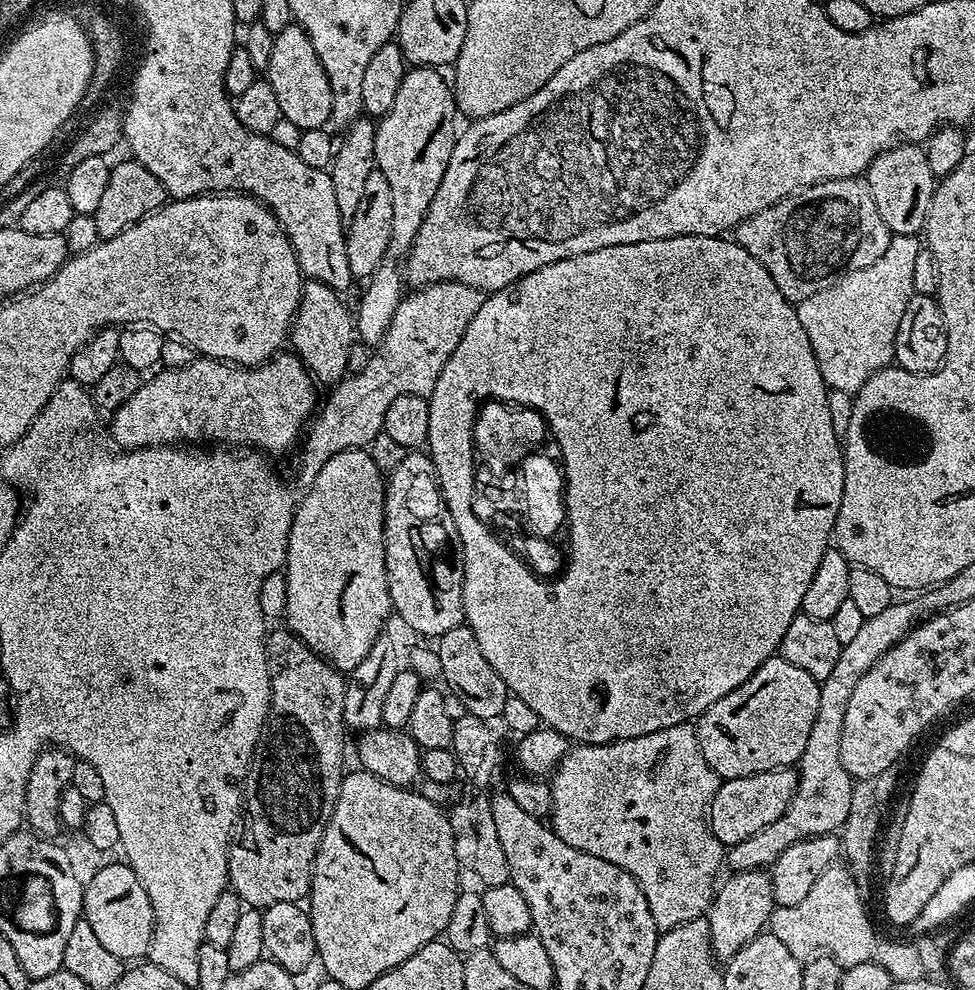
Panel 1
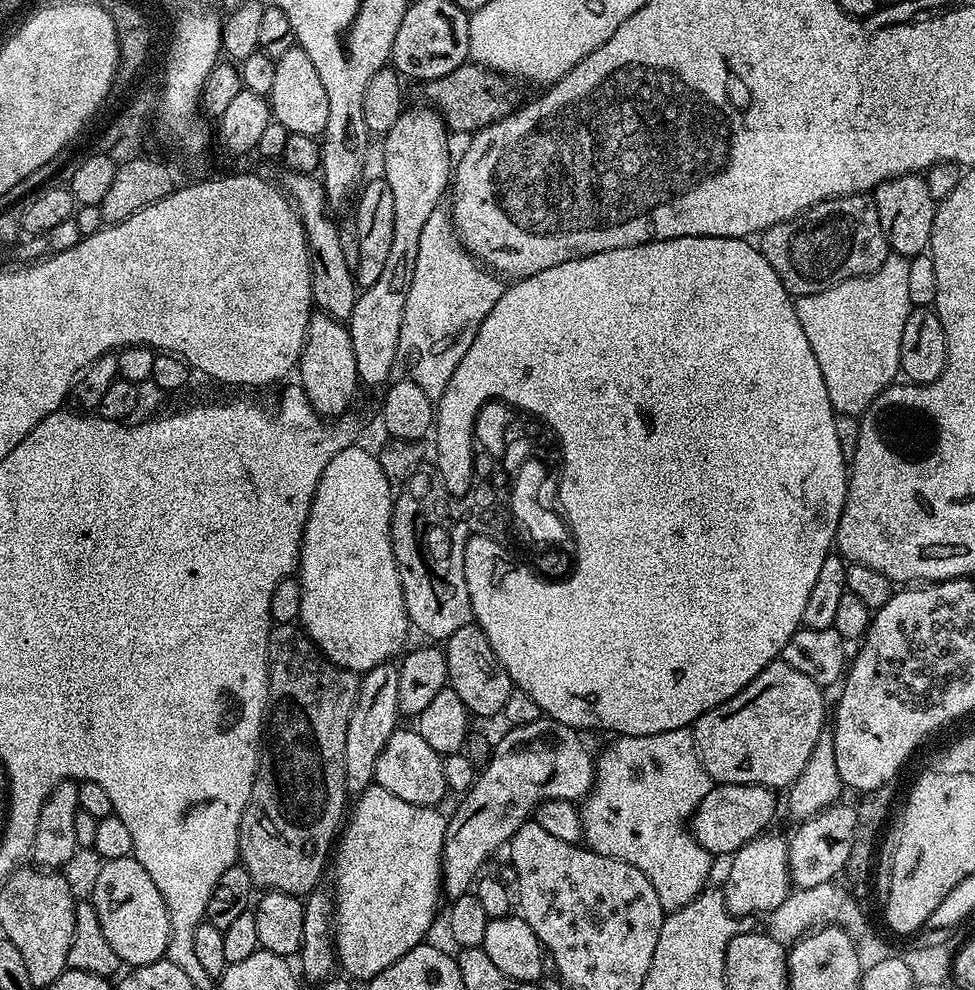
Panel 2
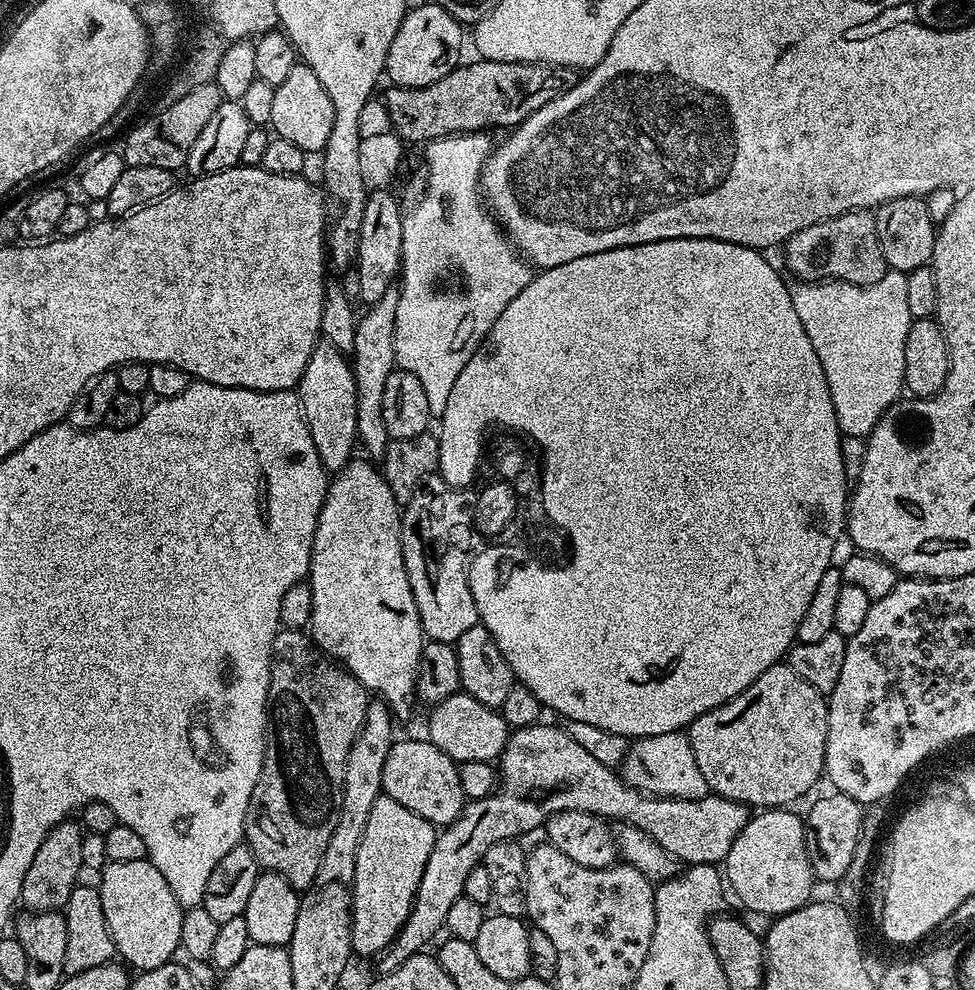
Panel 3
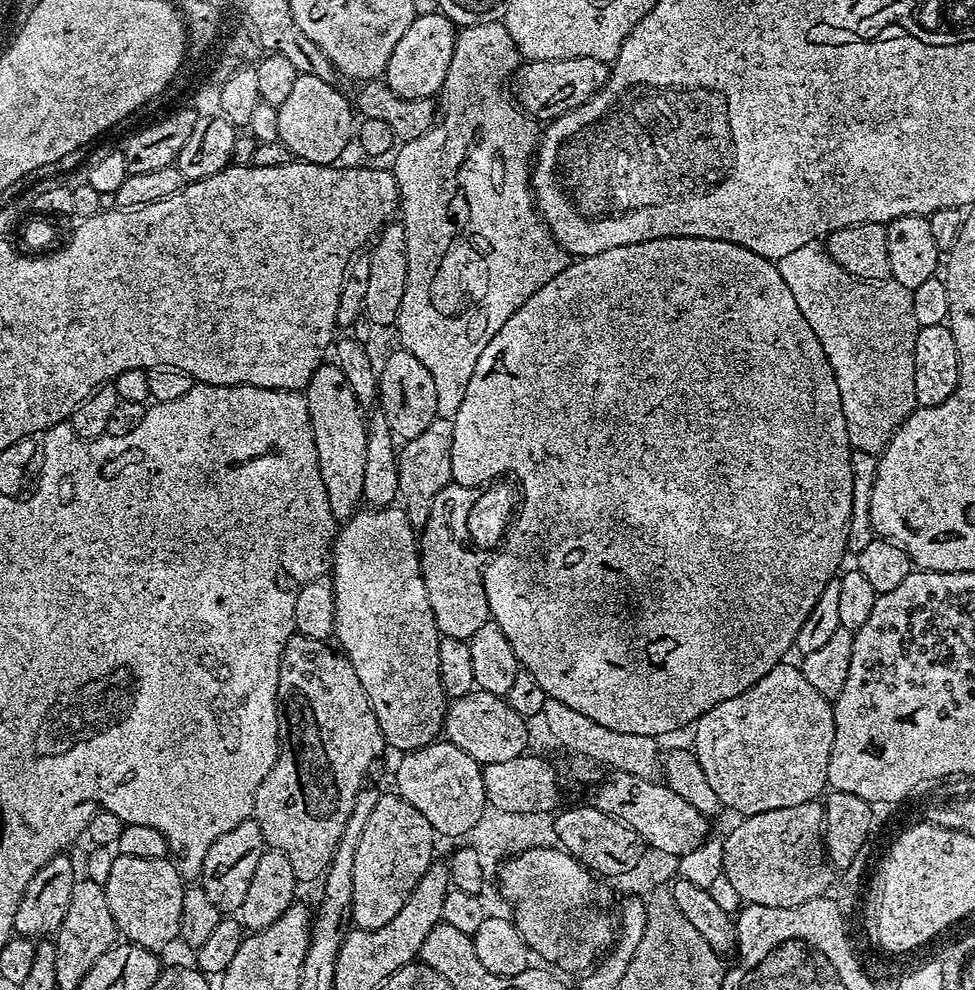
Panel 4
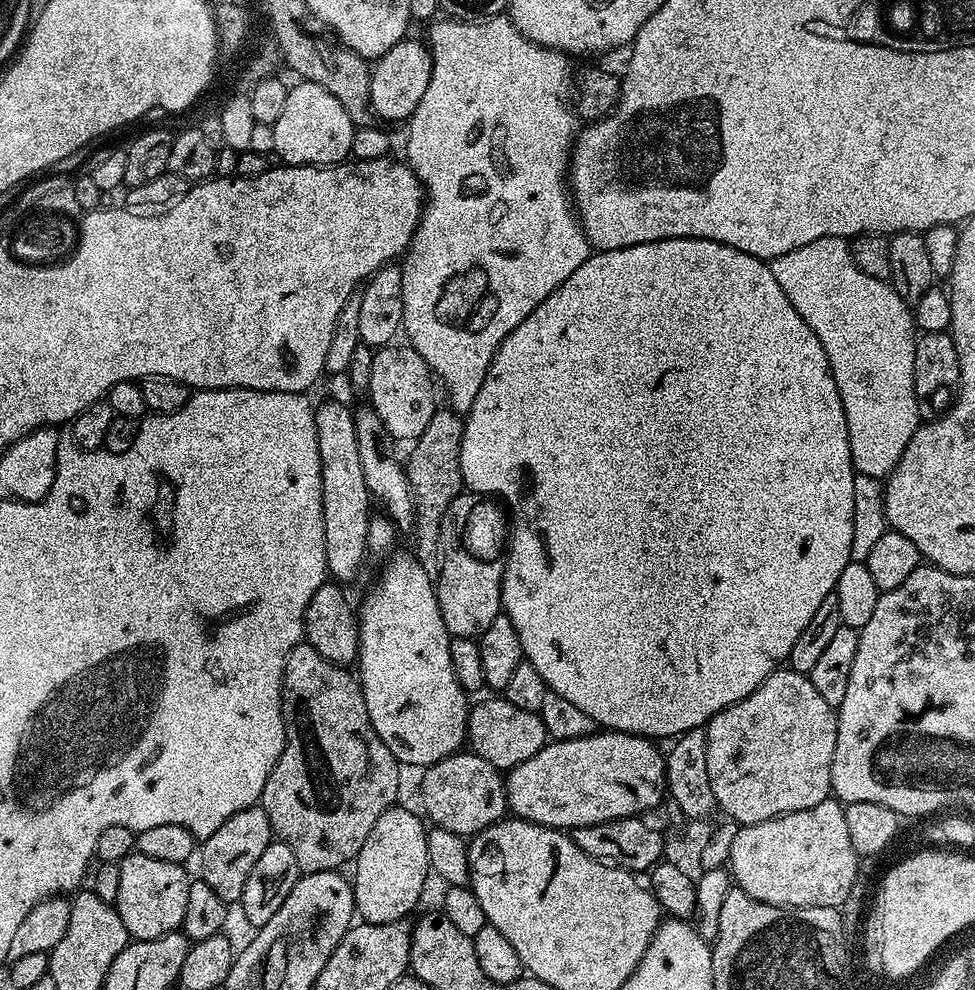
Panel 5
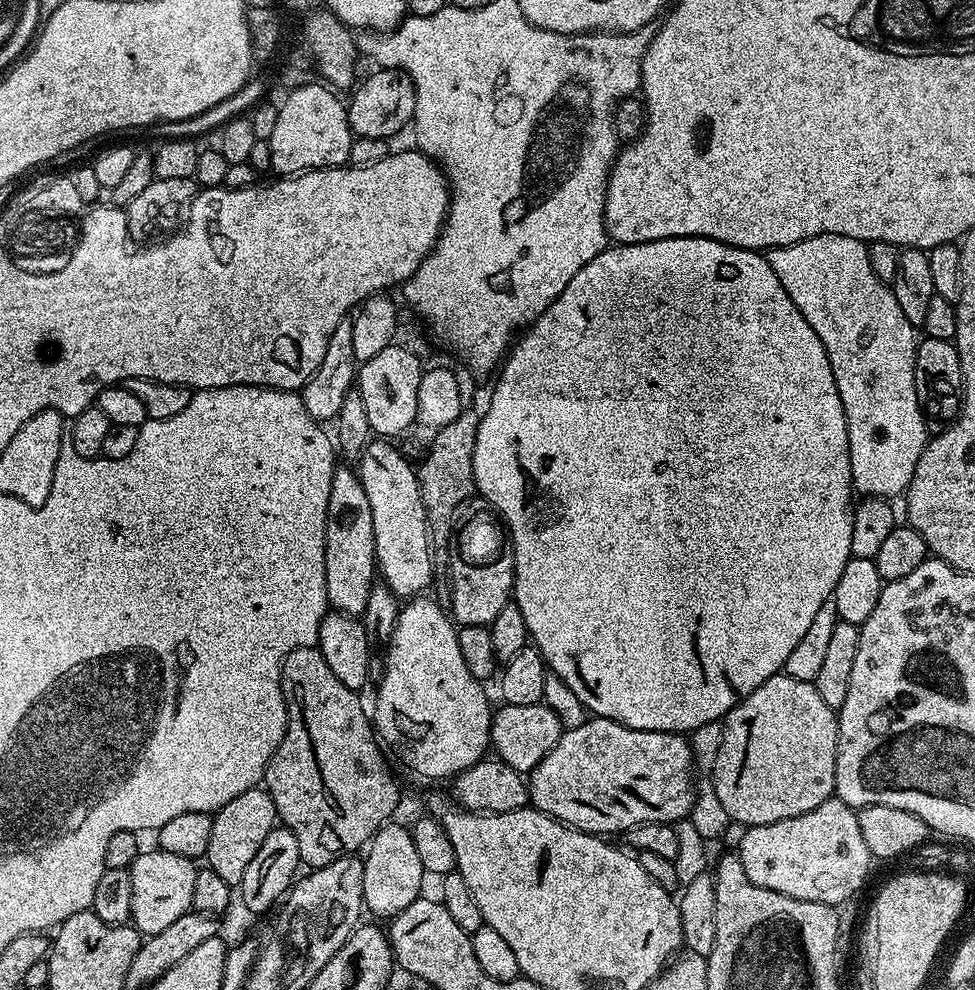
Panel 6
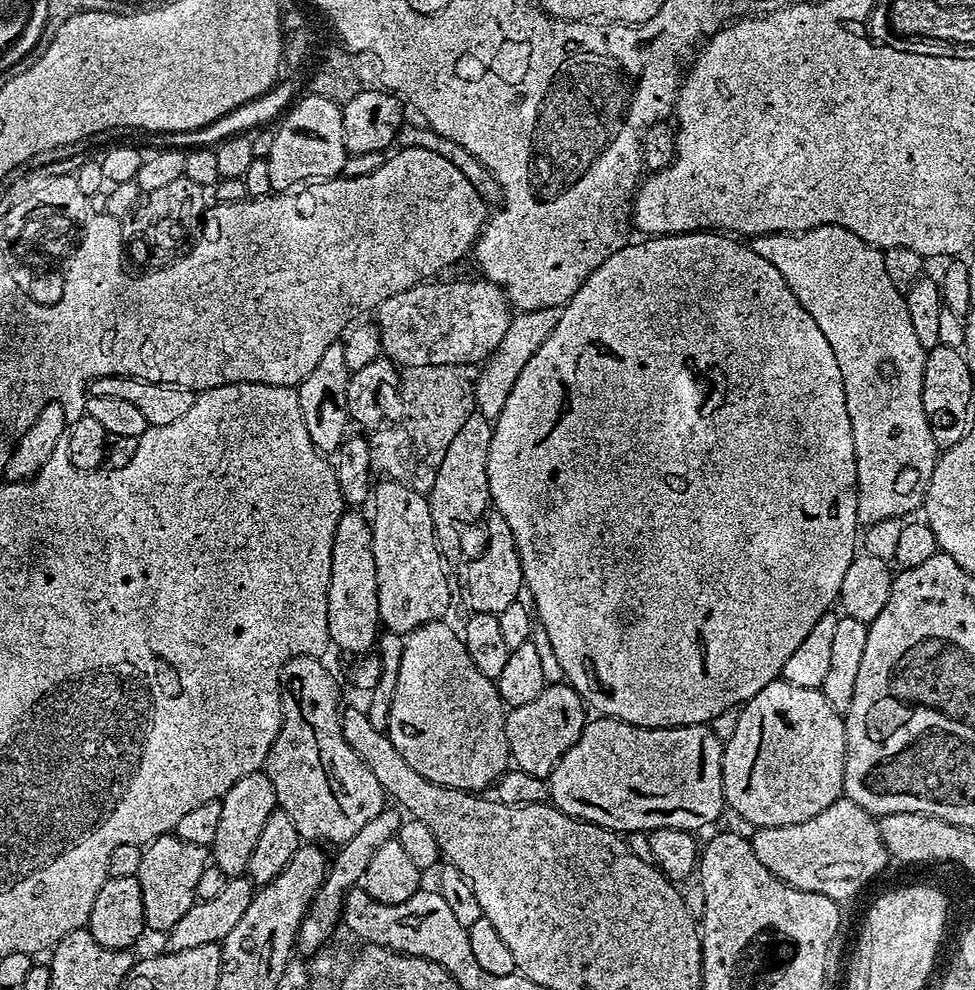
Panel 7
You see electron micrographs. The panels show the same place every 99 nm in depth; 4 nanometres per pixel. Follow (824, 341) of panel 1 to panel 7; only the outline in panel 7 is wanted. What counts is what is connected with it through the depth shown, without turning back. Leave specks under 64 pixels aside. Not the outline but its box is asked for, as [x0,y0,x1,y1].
[750,226,938,526]

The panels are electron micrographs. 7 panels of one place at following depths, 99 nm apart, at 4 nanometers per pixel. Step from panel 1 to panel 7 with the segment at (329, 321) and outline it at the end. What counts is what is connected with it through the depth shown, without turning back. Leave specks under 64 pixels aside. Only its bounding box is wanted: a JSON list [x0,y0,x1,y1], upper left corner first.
[328,511,382,654]

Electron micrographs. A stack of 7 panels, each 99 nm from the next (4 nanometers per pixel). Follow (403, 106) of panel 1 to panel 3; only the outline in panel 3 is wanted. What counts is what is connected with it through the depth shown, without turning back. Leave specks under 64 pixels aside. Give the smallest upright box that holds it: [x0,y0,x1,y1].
[350,286,399,458]

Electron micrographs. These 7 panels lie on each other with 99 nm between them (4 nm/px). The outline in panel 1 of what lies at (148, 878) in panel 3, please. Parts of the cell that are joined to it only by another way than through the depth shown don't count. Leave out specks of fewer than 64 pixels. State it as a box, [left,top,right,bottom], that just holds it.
[82,862,156,962]

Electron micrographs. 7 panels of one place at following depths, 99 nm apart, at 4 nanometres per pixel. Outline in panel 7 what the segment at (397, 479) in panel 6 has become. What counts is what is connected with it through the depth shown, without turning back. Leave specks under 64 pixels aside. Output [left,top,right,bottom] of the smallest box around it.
[371,479,452,634]

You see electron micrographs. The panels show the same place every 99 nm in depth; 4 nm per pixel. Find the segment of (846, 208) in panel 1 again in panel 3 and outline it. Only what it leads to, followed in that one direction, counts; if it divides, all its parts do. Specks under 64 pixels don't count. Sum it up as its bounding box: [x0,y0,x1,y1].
[782,210,890,284]

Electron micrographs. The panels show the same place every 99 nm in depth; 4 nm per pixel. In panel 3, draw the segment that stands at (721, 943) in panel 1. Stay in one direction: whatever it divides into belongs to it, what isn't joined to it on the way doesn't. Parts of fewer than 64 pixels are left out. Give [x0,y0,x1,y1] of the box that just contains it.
[722,807,814,918]

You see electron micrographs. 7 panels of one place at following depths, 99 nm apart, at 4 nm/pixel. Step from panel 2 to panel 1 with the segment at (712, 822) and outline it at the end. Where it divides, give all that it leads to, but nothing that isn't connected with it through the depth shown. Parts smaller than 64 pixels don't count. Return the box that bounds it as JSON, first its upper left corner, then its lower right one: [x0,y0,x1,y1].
[710,767,798,846]

